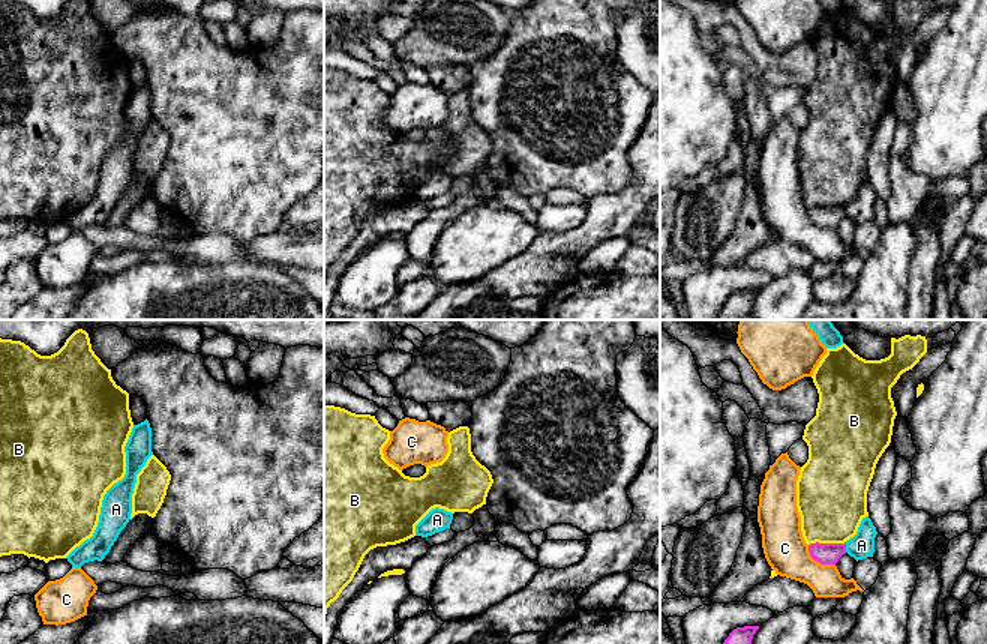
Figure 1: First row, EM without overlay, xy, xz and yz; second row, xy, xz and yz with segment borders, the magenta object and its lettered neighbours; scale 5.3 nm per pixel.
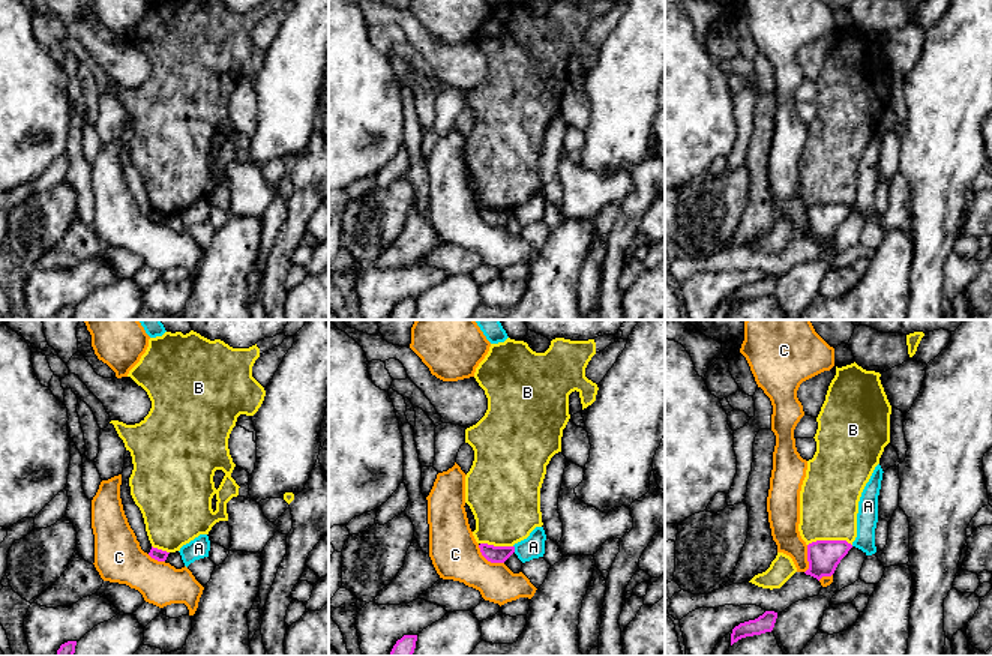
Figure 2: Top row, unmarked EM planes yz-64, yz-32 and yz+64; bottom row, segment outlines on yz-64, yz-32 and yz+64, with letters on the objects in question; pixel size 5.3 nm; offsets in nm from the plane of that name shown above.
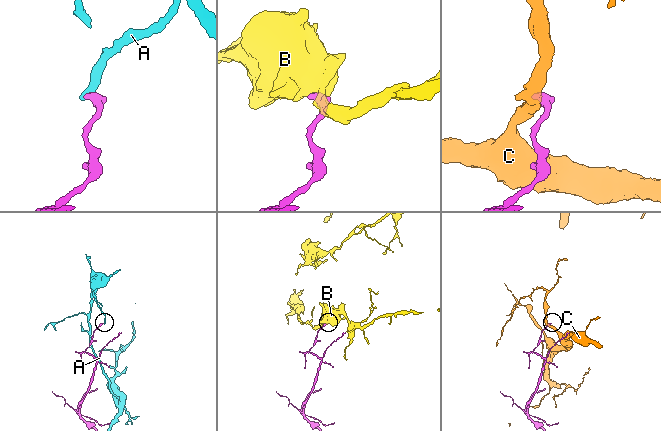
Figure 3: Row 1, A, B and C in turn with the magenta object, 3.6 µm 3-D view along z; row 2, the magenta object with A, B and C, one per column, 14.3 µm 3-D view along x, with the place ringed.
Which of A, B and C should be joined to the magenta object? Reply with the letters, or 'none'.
none

